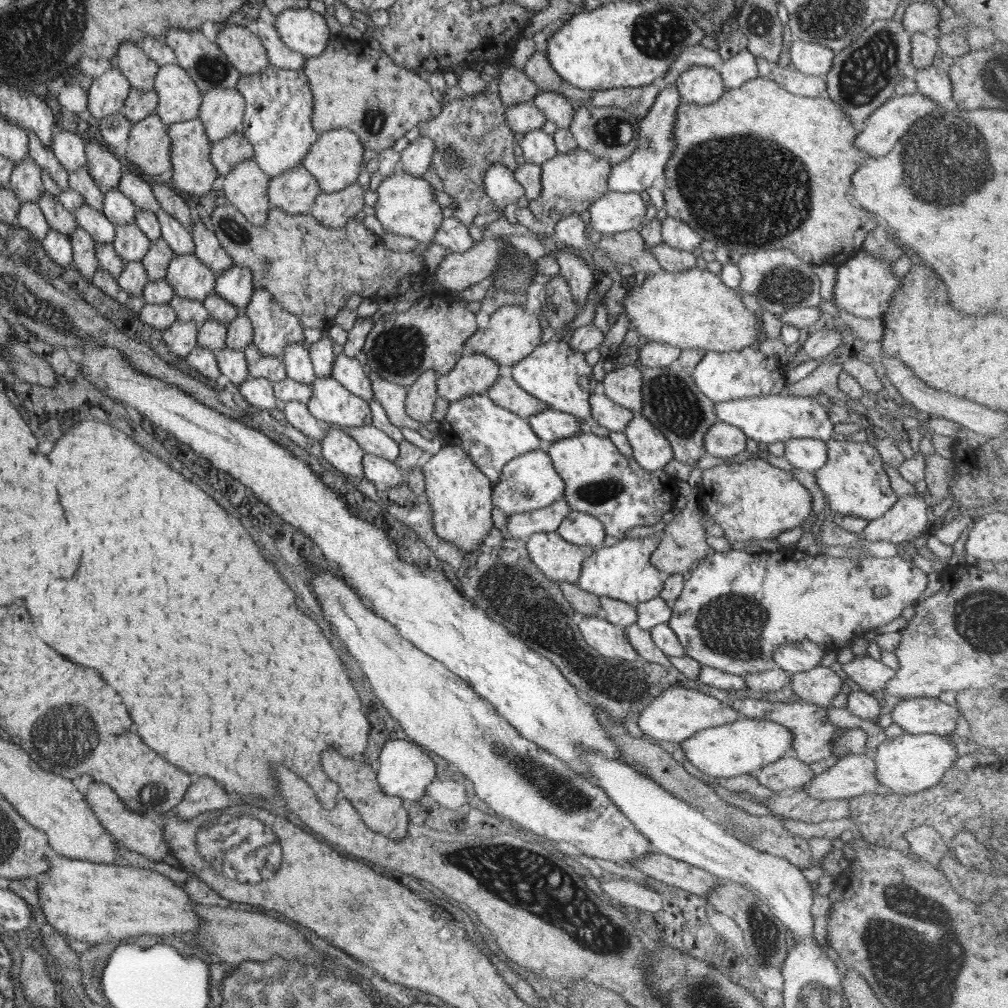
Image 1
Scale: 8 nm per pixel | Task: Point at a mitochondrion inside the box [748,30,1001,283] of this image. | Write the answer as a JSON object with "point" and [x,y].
{"point":[969,200]}

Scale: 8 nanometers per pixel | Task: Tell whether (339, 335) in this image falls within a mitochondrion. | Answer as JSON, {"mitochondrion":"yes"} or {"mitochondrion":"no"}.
{"mitochondrion":"no"}

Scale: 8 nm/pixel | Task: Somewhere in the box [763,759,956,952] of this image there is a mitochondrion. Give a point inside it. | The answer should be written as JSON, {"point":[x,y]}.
{"point":[926,911]}

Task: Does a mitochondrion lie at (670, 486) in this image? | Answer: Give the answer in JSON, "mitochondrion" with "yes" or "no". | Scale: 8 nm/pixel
{"mitochondrion":"no"}

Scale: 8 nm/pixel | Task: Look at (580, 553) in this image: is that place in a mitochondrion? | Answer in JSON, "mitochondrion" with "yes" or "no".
{"mitochondrion":"no"}

